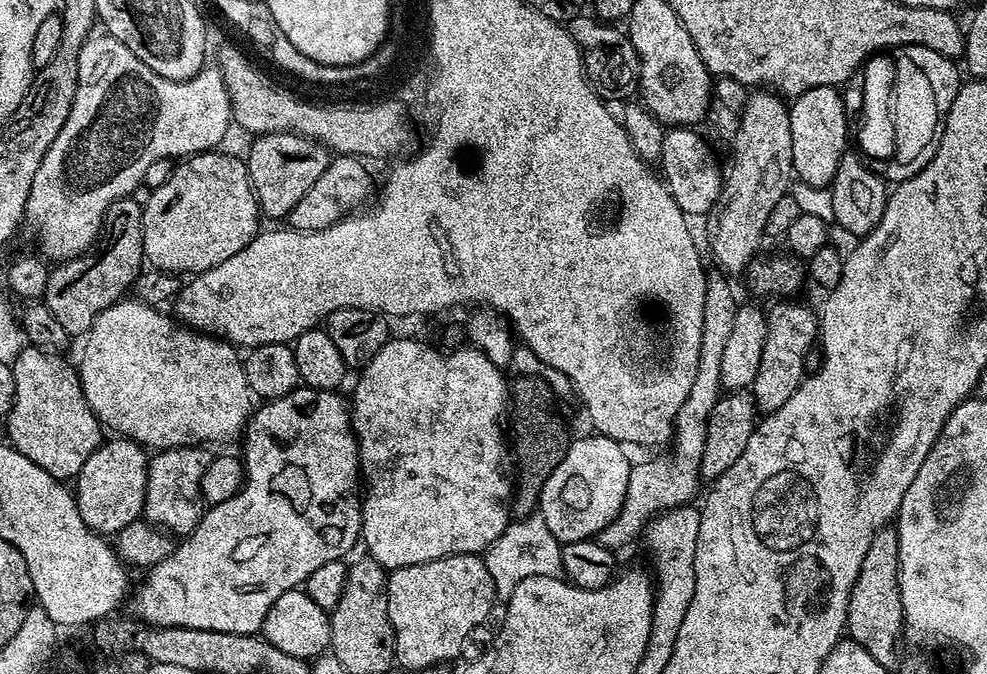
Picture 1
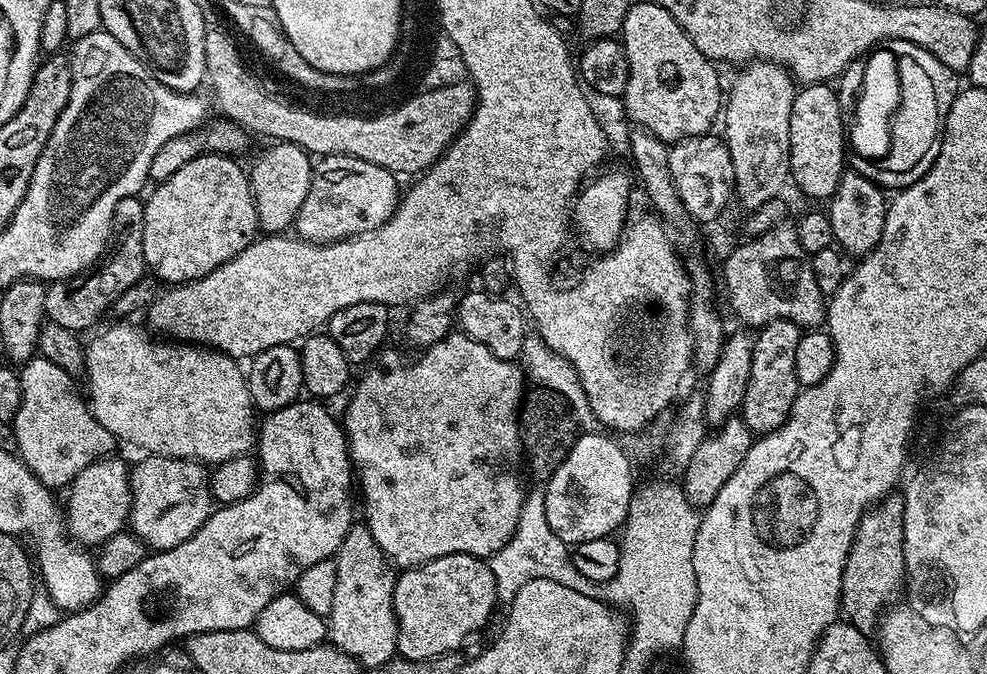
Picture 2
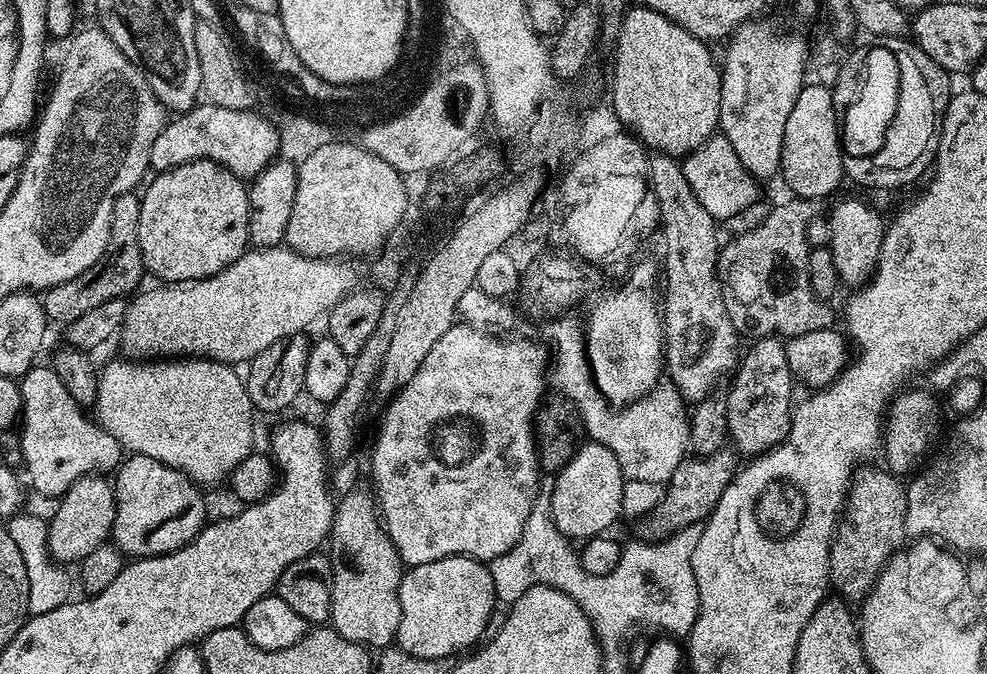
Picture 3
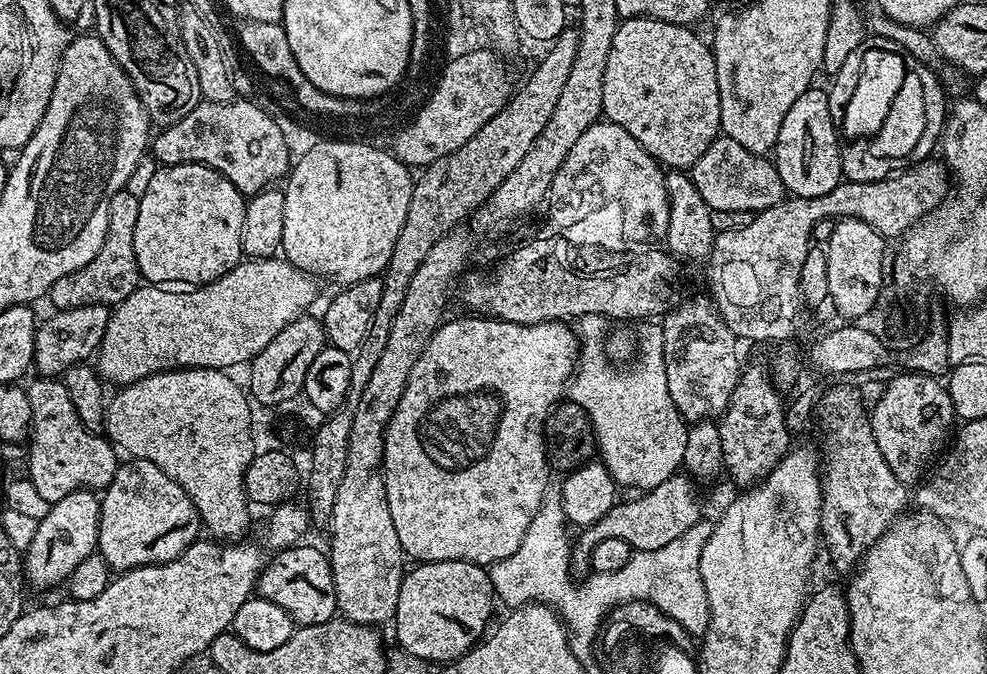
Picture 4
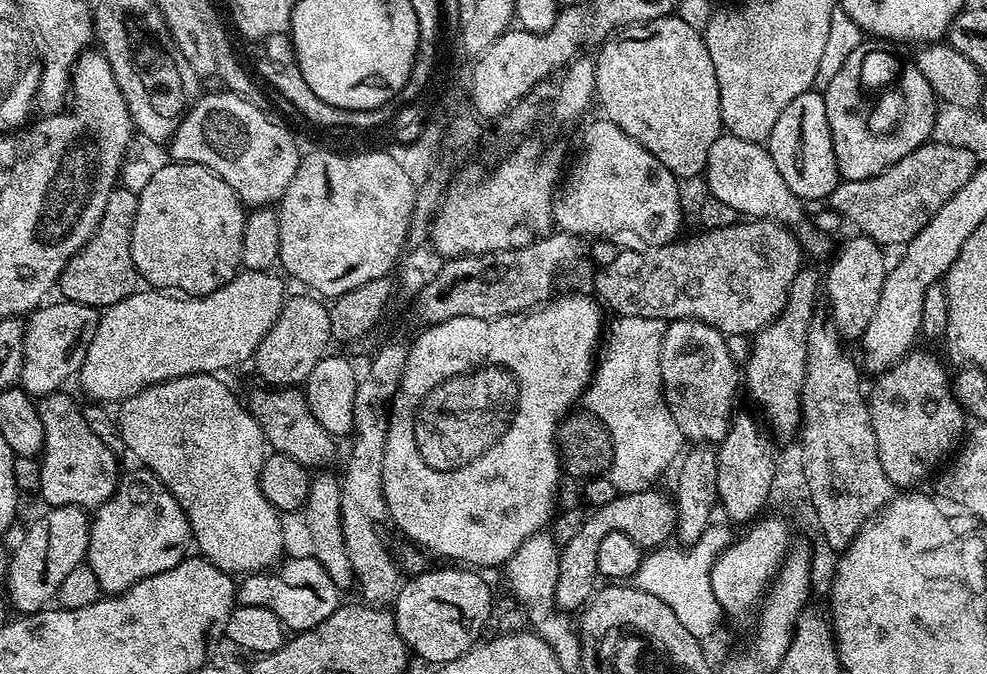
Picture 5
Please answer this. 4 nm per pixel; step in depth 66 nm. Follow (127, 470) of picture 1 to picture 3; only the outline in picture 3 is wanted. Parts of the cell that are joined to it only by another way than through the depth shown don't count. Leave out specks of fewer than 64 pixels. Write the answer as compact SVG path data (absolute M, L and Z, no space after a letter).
M100 474L83 476L65 490L56 513L47 521L48 550L53 561L72 566L84 560L86 554L94 554L98 546L109 543L116 517L116 494L113 485L104 480Z

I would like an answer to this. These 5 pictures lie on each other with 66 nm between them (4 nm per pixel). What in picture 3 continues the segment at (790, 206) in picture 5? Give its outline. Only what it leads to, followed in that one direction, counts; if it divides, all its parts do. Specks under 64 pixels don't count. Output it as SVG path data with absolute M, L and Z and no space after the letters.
M713 134L709 140L702 142L702 146L698 146L683 157L682 163L686 182L690 182L694 198L698 198L703 209L707 210L717 222L733 217L746 206L761 199L761 185L756 177L748 173L746 166L742 166L738 154L734 154L734 146L730 146L730 142L723 134Z

